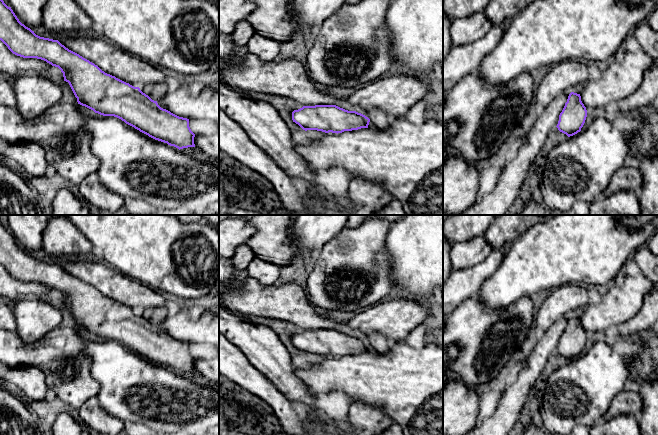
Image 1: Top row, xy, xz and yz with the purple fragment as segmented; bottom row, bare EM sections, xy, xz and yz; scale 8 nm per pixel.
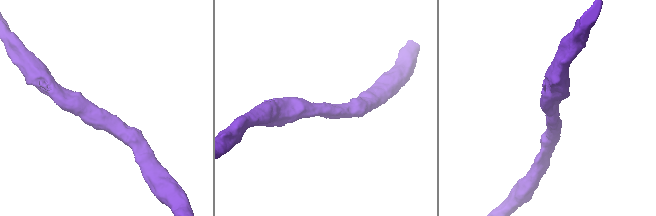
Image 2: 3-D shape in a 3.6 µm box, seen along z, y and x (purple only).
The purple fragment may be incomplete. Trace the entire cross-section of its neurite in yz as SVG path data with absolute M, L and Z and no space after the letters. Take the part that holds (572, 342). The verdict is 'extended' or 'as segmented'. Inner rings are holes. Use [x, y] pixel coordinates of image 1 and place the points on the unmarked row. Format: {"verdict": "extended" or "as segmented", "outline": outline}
{"verdict": "as segmented", "outline": "M571 316L559 339L557 352L568 361L581 355L587 341L587 334L581 325L580 318Z"}

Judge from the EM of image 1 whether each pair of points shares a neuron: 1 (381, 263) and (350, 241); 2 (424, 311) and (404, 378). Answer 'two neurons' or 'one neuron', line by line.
1: one neuron
2: two neurons

